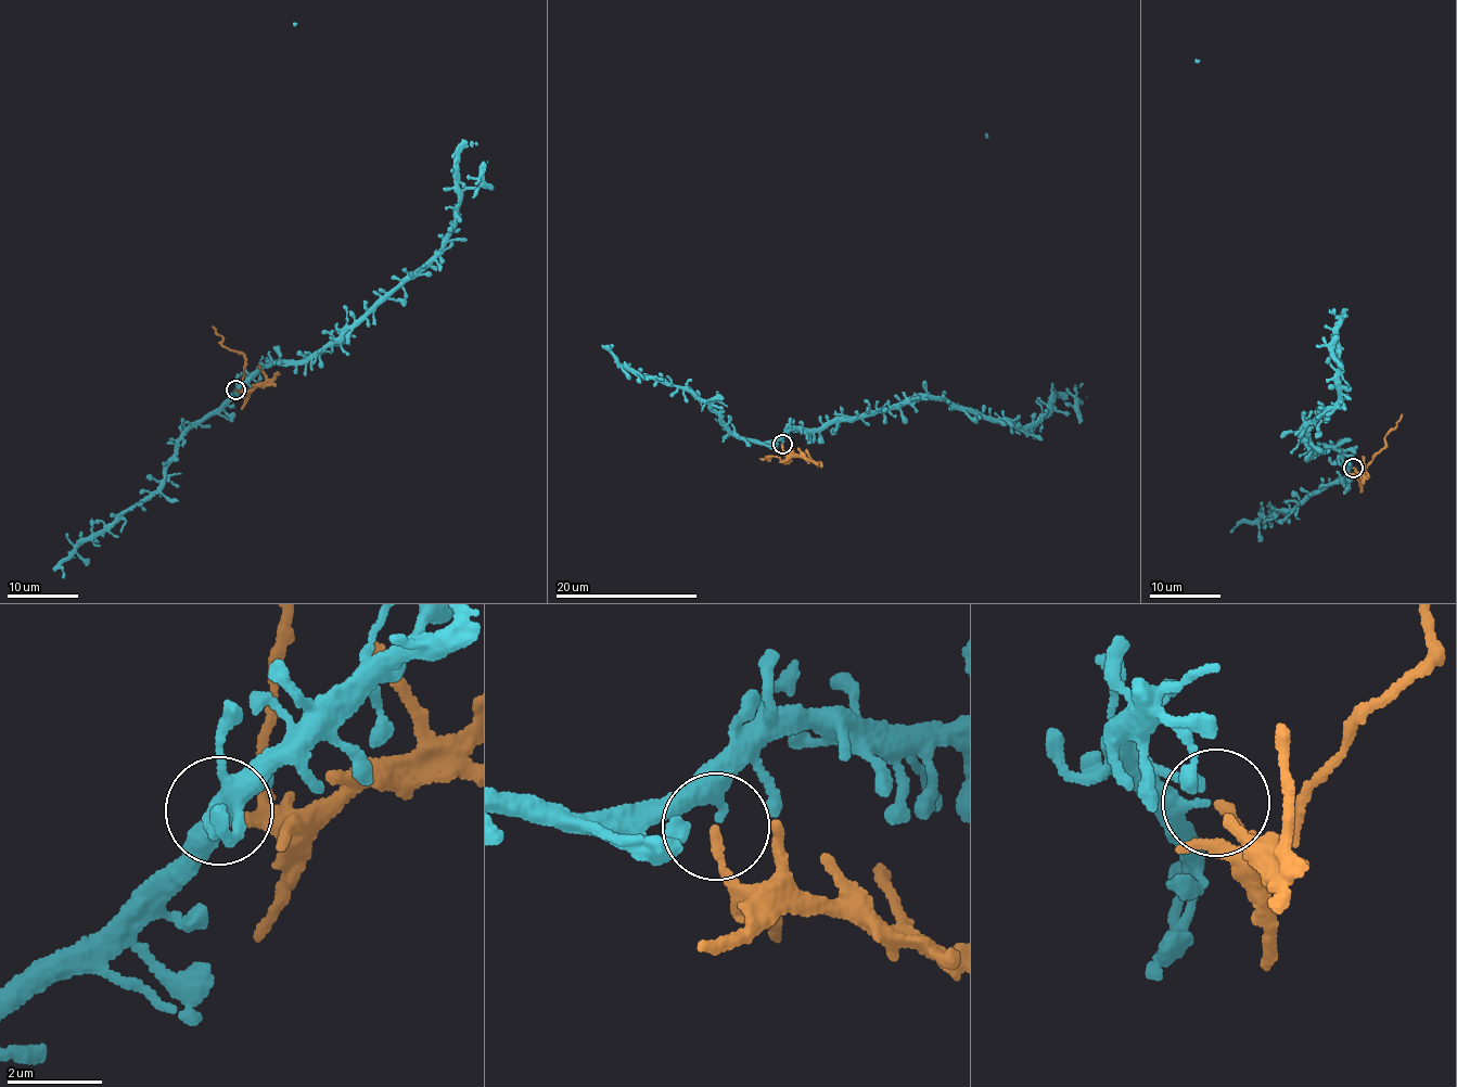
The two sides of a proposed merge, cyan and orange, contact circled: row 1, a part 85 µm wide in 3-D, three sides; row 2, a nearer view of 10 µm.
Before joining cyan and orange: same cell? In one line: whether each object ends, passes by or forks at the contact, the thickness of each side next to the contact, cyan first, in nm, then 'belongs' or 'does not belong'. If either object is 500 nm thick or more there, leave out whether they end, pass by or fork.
cyan ends | orange ends | 280/190 nm | does not belong

